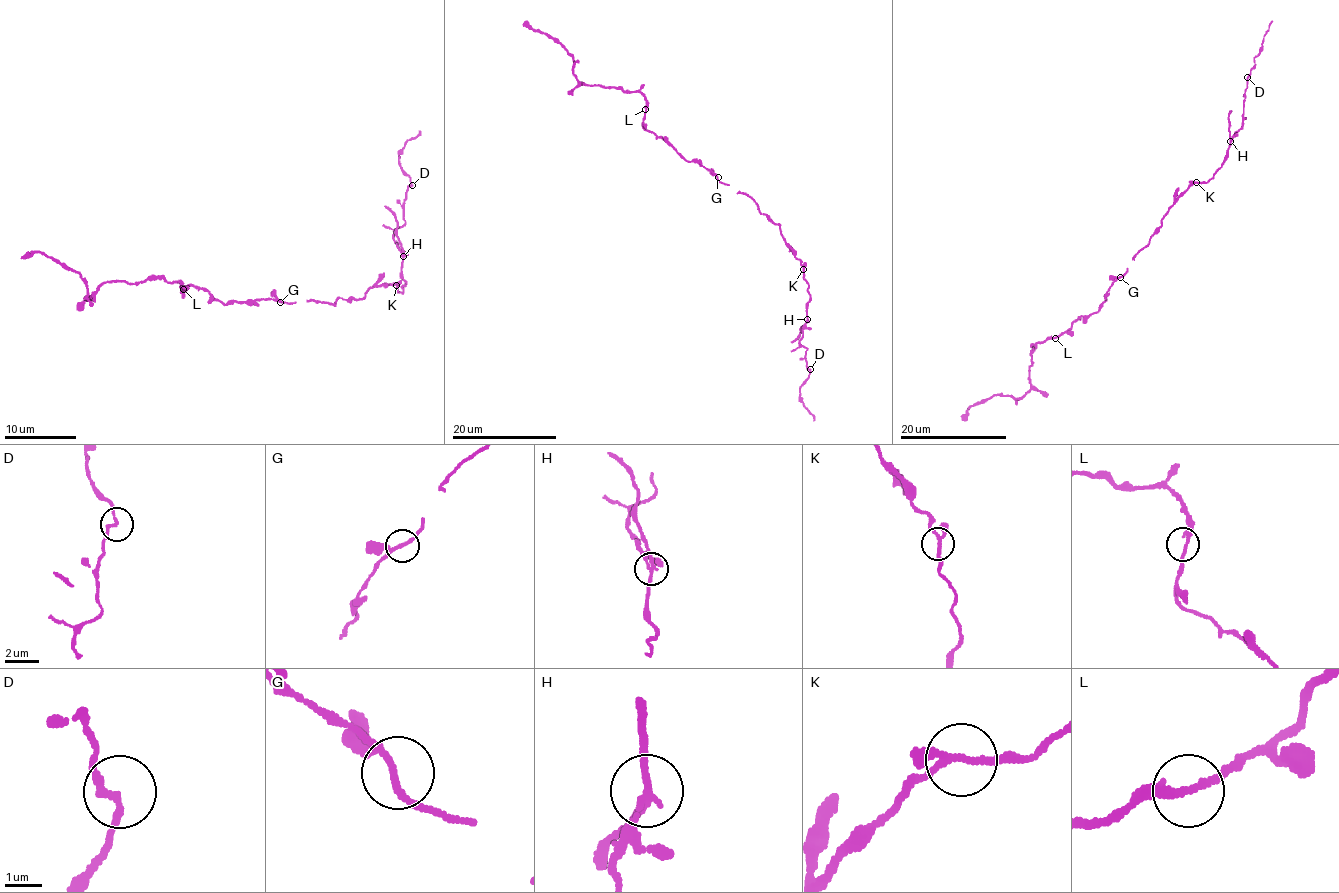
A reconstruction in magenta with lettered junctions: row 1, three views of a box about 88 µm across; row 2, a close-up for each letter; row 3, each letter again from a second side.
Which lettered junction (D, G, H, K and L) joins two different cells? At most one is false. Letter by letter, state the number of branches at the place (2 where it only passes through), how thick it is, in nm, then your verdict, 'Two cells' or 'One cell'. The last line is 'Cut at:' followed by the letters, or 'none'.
D: Branches: 2. Thickness 160 nm. One cell
G: Branches: 3. Thickness 160 nm. One cell
H: Branches: 3. Thickness 160 nm. Two cells
K: Branches: 3. Thickness 170 nm. One cell
L: Branches: 3. Thickness 160 nm. One cell
Cut at: H

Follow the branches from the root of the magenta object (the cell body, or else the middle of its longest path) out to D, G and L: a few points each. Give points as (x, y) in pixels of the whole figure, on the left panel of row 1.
D: (310, 300), (332, 305), (395, 283), (402, 292), (393, 233), (405, 223), (412, 185)
G: (310, 300), (280, 302)
L: (310, 300), (285, 302), (267, 298), (225, 304), (194, 285), (181, 286), (183, 289)

